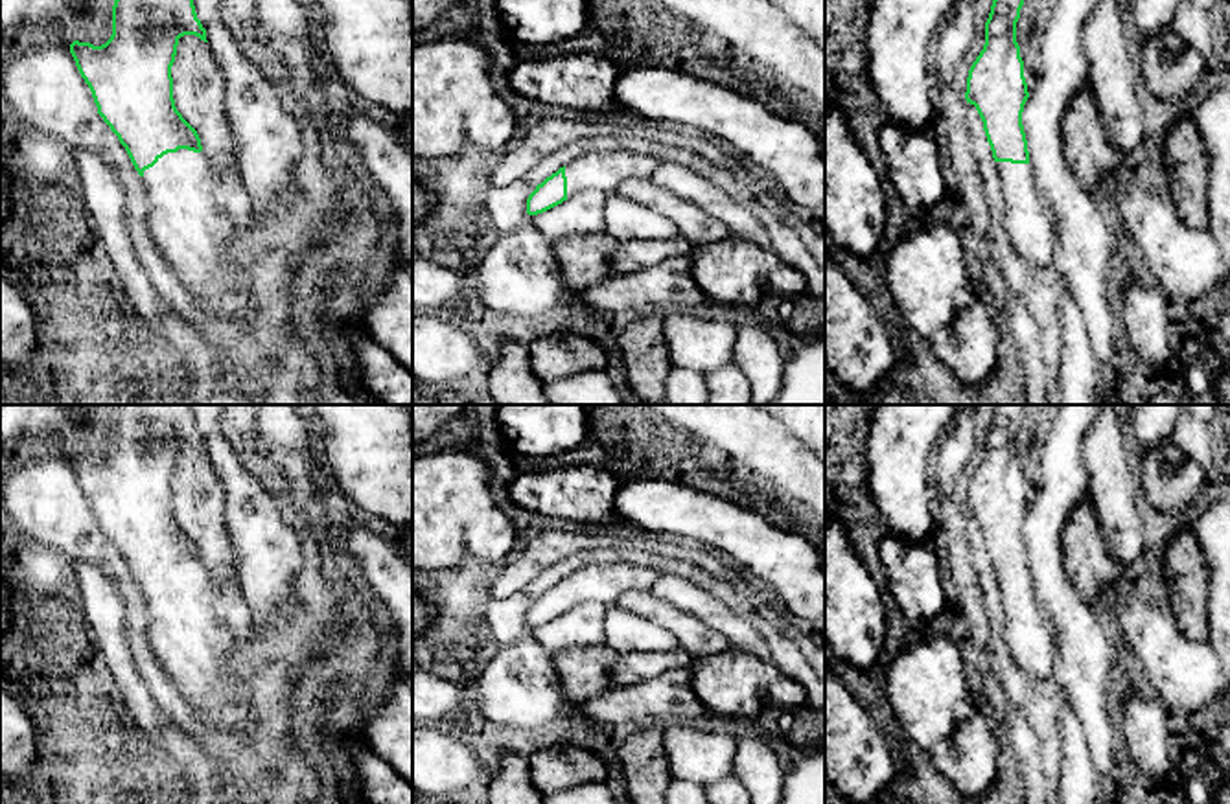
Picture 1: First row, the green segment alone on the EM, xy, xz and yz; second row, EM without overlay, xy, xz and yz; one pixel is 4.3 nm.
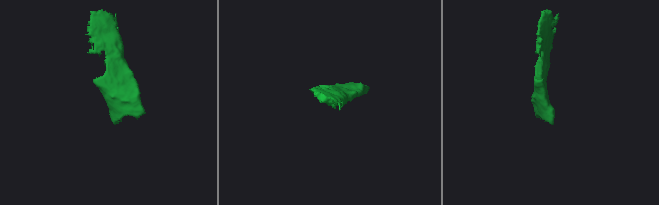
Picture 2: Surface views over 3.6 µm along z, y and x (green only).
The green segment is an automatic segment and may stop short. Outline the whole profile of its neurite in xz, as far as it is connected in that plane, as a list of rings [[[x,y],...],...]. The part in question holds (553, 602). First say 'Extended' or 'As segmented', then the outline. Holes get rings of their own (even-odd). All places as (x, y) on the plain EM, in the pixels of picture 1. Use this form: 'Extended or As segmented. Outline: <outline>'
Extended. Outline: [[[624,561],[589,563],[547,589],[527,611],[527,626],[543,626],[578,603],[617,603],[624,591],[650,591],[659,570]]]

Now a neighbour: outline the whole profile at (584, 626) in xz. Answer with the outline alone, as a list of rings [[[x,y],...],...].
[[[584,602],[562,616],[532,629],[532,637],[552,657],[569,648],[606,644],[606,611],[598,602]]]

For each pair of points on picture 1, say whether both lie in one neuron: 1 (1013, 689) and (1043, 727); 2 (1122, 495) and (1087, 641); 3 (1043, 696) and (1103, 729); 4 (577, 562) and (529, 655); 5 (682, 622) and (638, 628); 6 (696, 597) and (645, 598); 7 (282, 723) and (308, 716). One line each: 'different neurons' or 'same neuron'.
1: same neuron
2: different neurons
3: different neurons
4: different neurons
5: different neurons
6: different neurons
7: different neurons

